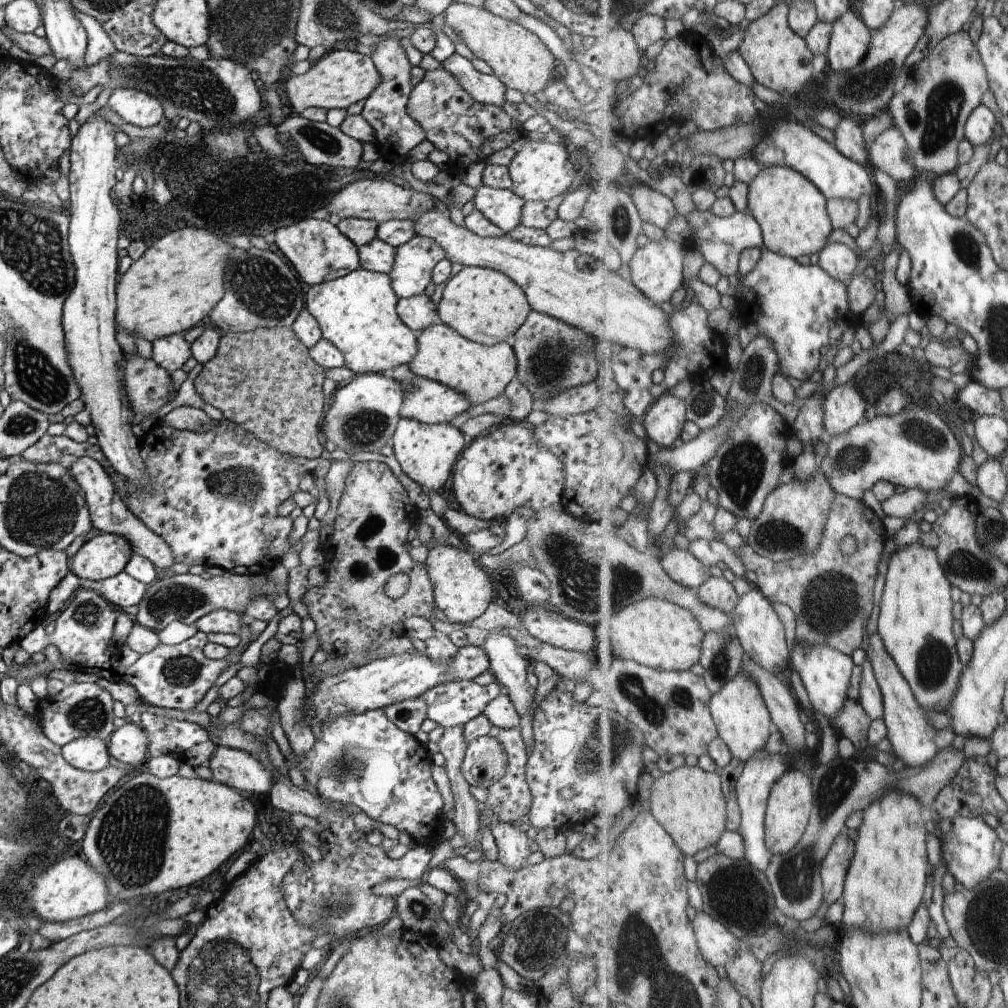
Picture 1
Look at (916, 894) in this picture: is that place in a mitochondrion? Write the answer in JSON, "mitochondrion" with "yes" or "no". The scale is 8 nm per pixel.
{"mitochondrion":"no"}

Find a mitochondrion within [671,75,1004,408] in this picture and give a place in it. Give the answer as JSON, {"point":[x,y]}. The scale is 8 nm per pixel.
{"point":[966,248]}

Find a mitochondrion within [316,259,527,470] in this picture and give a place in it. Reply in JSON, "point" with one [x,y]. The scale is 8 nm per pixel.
{"point":[364,428]}

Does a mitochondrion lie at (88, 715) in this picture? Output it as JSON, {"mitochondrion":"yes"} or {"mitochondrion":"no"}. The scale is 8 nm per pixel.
{"mitochondrion":"yes"}

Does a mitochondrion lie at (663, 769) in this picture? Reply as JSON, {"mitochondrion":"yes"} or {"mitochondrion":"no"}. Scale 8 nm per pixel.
{"mitochondrion":"no"}

